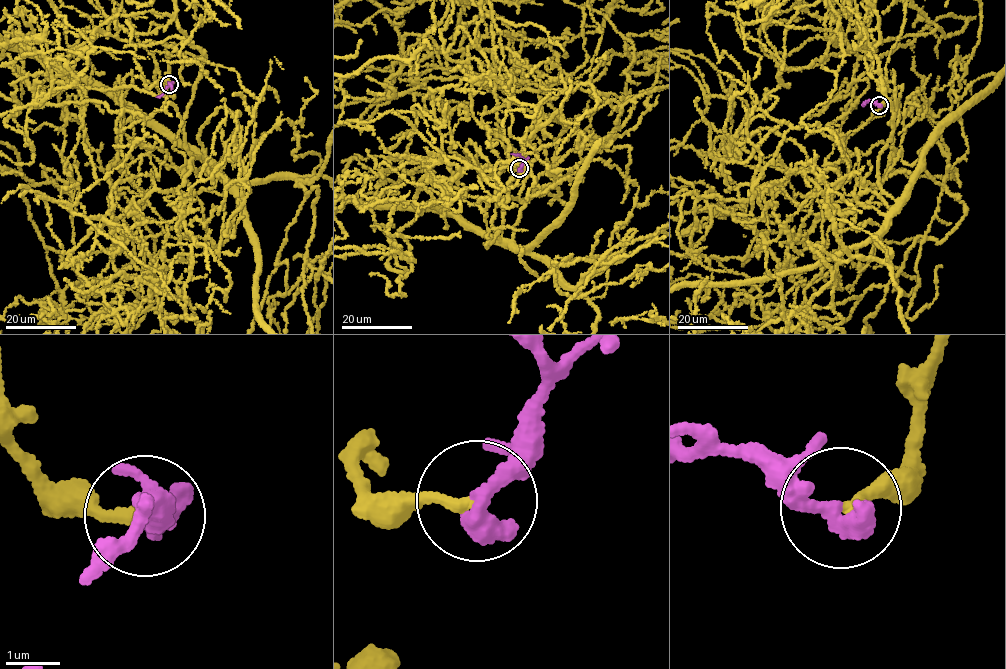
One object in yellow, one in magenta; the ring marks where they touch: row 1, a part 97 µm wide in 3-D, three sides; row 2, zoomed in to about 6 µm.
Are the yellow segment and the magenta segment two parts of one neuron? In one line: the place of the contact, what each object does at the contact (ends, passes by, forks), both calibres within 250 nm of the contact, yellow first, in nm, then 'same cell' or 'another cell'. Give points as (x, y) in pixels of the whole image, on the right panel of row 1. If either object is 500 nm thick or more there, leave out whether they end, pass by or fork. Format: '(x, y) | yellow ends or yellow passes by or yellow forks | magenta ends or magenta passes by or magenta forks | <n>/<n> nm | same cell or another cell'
(879, 105) | 200/500 nm | same cell

